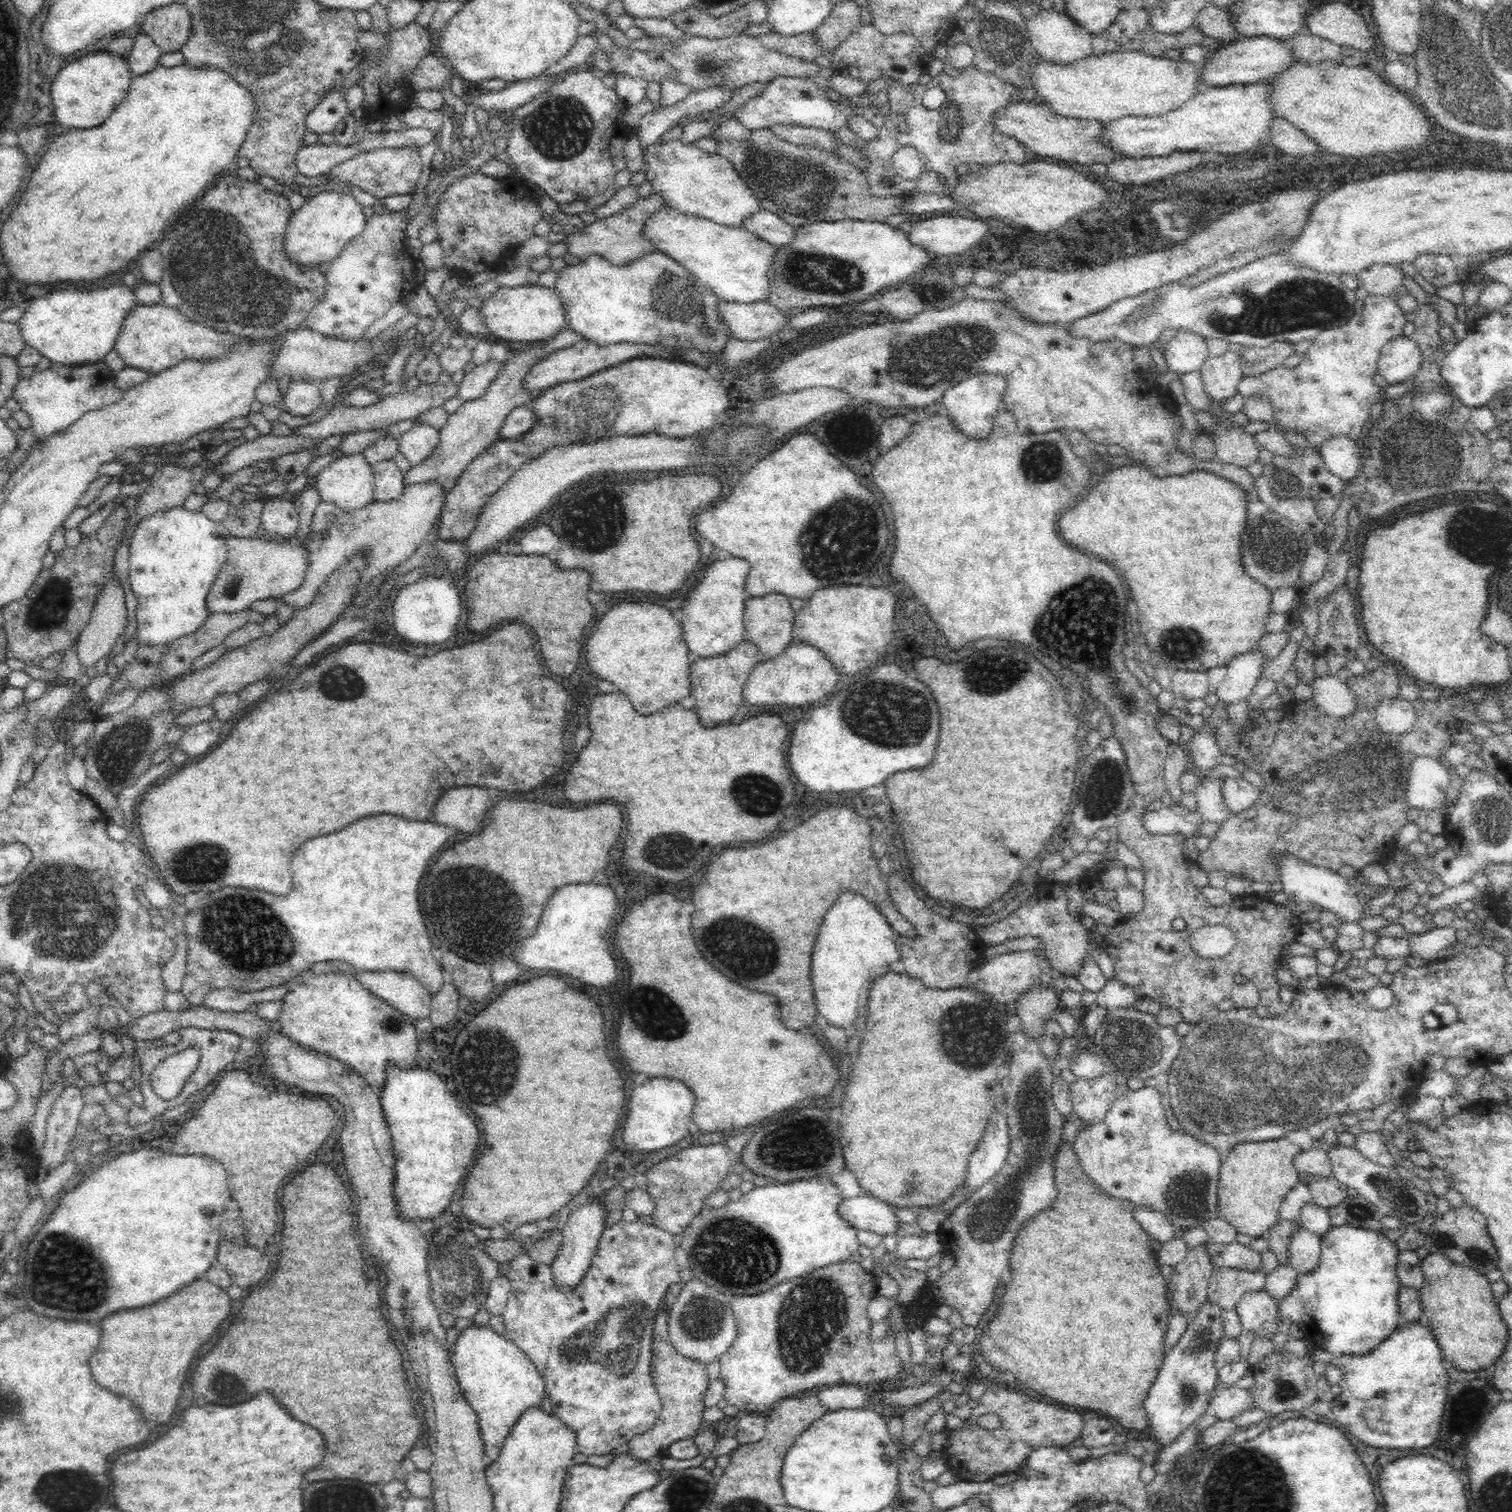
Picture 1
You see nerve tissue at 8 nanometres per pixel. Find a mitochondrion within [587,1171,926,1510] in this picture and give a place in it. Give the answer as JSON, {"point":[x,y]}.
{"point":[812,1314]}

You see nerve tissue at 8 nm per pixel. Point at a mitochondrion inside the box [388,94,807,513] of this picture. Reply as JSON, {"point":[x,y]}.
{"point":[559,130]}

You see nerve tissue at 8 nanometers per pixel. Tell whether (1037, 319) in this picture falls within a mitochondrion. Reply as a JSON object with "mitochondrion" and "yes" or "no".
{"mitochondrion":"no"}

